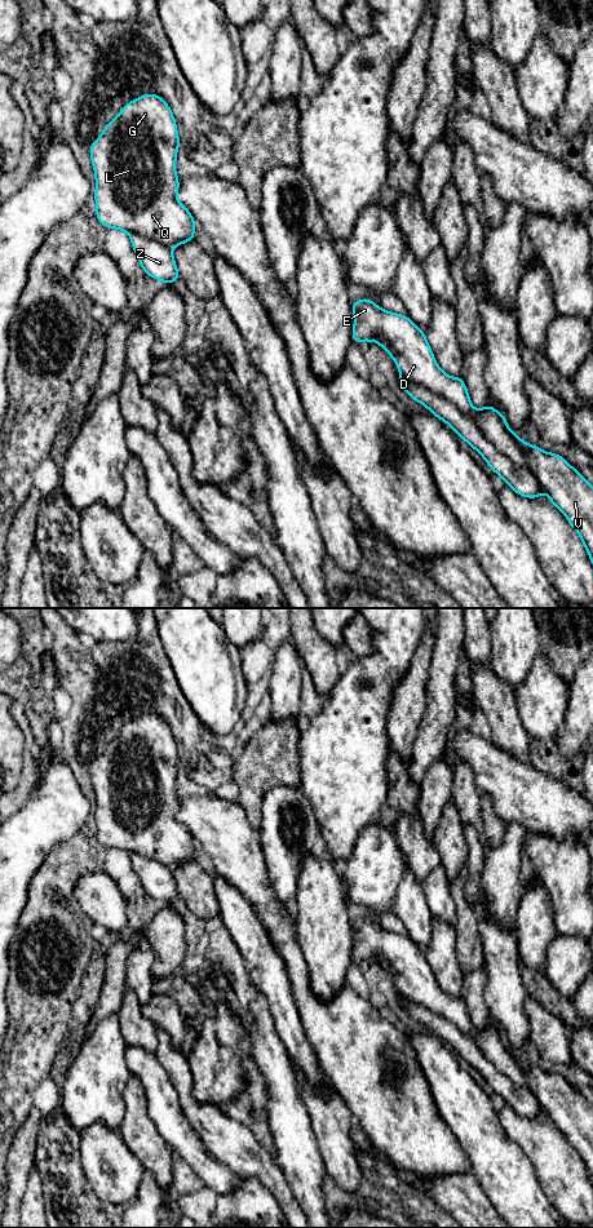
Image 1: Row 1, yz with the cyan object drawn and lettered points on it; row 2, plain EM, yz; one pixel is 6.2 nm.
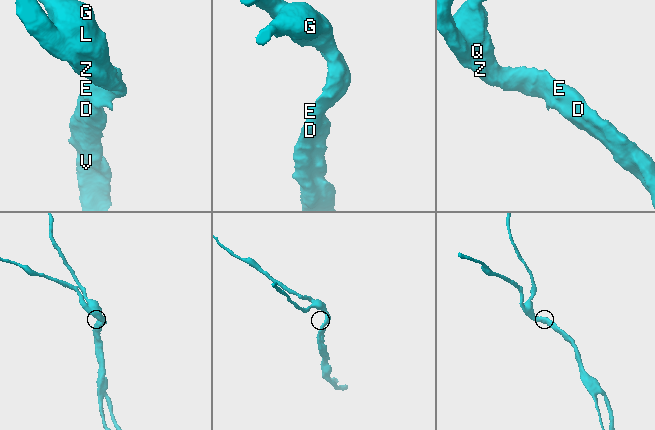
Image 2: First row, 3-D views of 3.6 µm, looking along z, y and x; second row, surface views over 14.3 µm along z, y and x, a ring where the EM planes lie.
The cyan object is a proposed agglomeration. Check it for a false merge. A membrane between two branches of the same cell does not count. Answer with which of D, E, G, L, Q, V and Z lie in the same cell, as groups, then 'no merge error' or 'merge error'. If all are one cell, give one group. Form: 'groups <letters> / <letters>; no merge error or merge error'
groups D E G L Q V Z; no merge error

